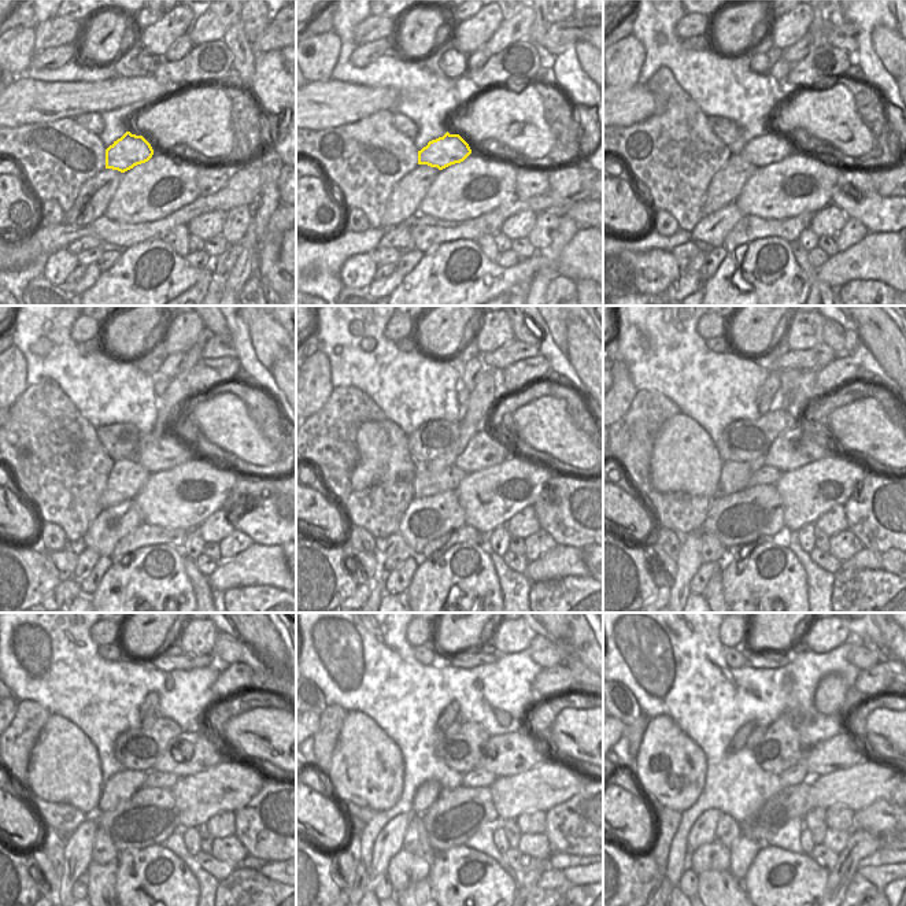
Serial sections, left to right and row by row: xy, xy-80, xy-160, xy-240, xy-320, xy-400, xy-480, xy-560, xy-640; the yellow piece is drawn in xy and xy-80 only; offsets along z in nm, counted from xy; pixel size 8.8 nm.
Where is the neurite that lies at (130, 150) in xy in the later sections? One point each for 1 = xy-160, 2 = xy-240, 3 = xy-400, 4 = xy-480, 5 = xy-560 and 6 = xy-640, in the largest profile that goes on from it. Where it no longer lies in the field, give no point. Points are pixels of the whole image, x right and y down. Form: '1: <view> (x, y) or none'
1: xy-160 (770, 147)
2: xy-240 (165, 452)
3: xy-400 (792, 448)
4: xy-480 (193, 751)
5: xy-560 (509, 754)
6: xy-640 (838, 753)

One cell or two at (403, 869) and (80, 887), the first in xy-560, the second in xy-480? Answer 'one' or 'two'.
two

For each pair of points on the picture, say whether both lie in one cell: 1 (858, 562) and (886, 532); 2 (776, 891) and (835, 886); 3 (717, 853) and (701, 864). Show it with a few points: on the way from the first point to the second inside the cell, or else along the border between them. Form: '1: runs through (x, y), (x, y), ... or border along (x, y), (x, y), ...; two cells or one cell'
1: border along (865, 546), (880, 554); two cells
2: border along (831, 872), (824, 891); two cells
3: runs through (713, 857), (705, 860); one cell

